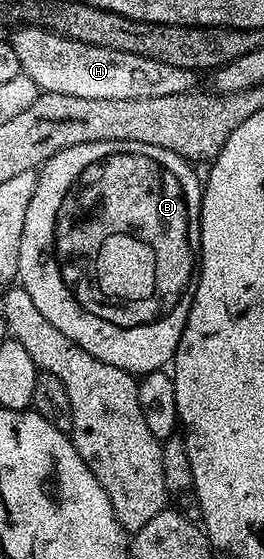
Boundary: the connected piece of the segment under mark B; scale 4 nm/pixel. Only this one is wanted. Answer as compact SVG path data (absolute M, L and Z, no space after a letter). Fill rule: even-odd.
M97 141L62 149L52 155L52 159L48 159L46 164L37 170L37 174L38 182L28 205L20 238L17 280L22 288L28 291L28 295L32 295L32 303L40 307L40 315L44 315L44 319L48 319L52 327L64 331L64 335L68 335L72 343L84 347L88 355L96 355L96 359L112 363L112 367L120 367L135 375L145 375L169 366L174 360L174 352L180 343L188 311L194 302L196 274L200 269L204 185L196 179L193 164L164 147L152 147L148 143Z

